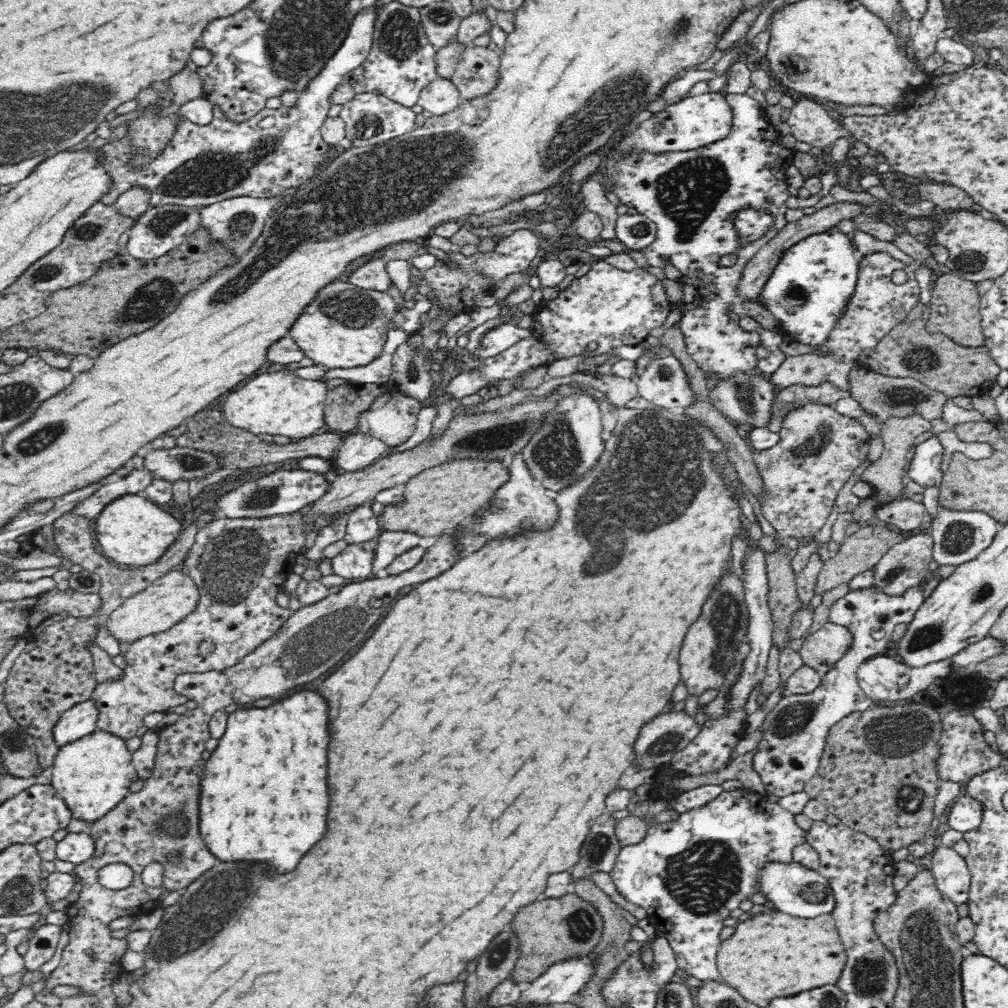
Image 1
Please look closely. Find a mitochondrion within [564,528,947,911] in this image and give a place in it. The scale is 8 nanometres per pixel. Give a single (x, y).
(904, 734)

